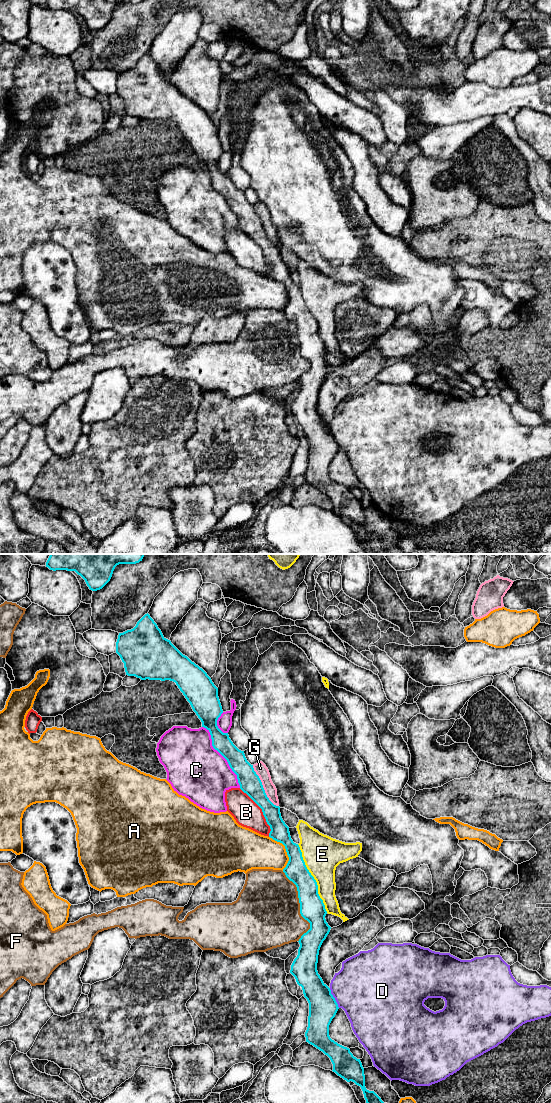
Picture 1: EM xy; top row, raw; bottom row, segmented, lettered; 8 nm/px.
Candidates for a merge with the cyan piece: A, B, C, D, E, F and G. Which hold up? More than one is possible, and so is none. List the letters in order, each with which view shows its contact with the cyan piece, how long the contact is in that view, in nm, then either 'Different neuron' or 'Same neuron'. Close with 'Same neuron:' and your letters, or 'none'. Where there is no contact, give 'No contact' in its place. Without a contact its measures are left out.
A: Touches cyan in xy. Shared border 300 nm. Different neuron
B: Touches cyan in xy. Shared border 460 nm. Different neuron
C: Touches cyan in xy. Shared border 600 nm. Different neuron
D: Touches cyan in xy. Shared border 180 nm. Different neuron
E: Touches cyan in xy. Shared border 600 nm. Different neuron
F: Touches cyan in xy. Shared border 600 nm. Different neuron
G: Touches cyan in xy. Shared border 400 nm. Different neuron
Same neuron: none

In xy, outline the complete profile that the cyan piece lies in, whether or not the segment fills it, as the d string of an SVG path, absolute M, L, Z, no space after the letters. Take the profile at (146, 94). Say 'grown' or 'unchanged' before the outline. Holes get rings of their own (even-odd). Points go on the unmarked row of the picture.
unchanged; M148 53L133 69L119 73L116 93L124 103L126 115L141 120L170 120L176 123L201 160L202 167L210 172L213 188L227 200L237 215L240 229L262 249L271 269L269 277L285 286L289 301L283 312L296 325L300 354L310 363L310 369L298 381L298 395L290 410L309 443L306 482L330 498L333 512L361 527L373 554L404 554L398 546L384 543L374 531L366 529L360 499L329 476L329 465L339 447L317 411L319 390L331 369L325 359L327 351L318 334L317 322L305 305L300 287L291 279L289 267L281 257L280 247L267 237L244 191L239 190L228 173L223 173L217 166L217 160L223 153L218 128L202 108L163 76Z

